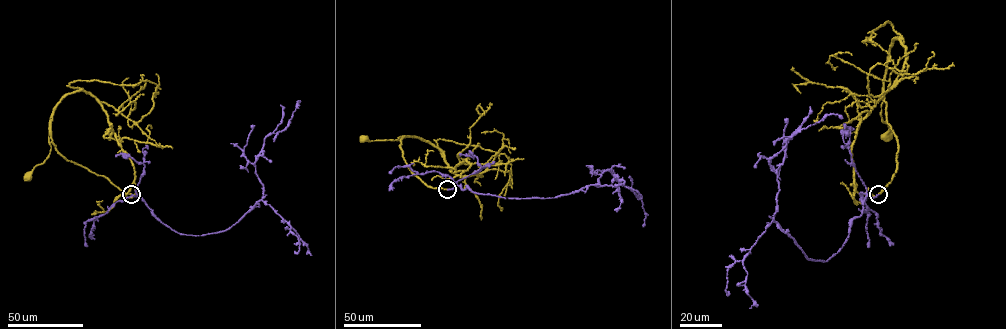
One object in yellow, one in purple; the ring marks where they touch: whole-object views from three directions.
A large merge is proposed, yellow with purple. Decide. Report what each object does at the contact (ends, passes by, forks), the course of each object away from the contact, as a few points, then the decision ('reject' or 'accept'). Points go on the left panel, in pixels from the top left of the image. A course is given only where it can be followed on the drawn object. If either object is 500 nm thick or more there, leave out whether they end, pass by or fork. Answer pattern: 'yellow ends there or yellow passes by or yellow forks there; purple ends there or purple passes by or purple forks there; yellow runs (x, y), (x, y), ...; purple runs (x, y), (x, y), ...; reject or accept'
yellow ends there; purple ends there; yellow runs (131, 194), (125, 193), (103, 176), (64, 157), (52, 142), (50, 124), (50, 153), (28, 176); purple runs (131, 194), (178, 233), (228, 230), (261, 198), (254, 163), (264, 138), (288, 126), (300, 102); accept

